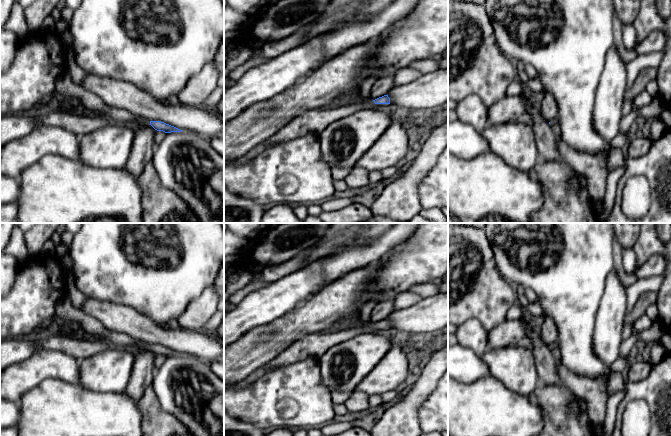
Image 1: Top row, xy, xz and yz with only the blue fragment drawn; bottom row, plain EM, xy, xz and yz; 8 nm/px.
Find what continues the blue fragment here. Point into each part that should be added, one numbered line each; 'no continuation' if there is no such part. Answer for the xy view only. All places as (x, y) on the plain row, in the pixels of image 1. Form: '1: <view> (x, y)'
1: xy (139, 346)

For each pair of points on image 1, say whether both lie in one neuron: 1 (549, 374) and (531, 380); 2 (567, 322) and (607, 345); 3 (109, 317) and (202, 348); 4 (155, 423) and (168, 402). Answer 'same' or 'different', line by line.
1: different
2: different
3: same
4: different

